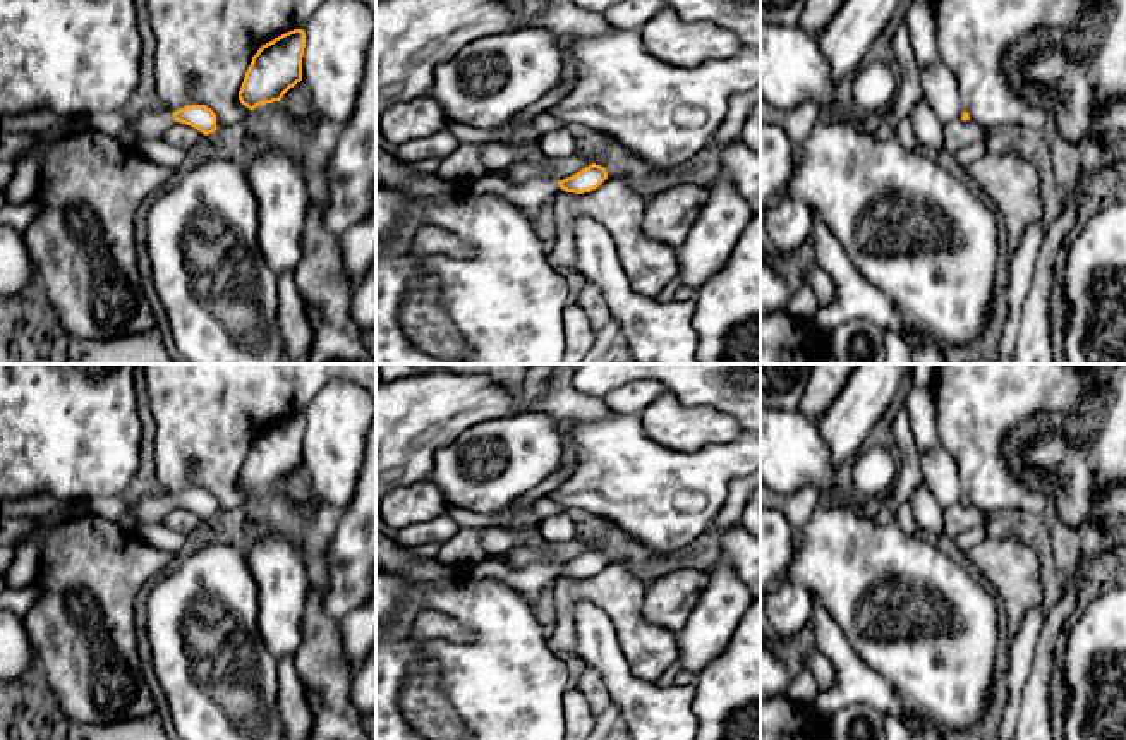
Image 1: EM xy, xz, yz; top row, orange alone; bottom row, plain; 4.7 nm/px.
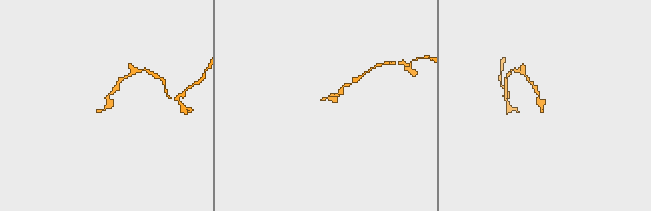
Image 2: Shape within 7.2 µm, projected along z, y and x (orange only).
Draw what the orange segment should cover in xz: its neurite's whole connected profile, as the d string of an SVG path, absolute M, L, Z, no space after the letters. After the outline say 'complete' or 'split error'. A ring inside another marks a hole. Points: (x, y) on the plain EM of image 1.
M592 548L563 565L532 563L524 568L513 568L501 558L487 556L486 560L472 565L470 572L479 579L489 577L506 584L536 610L542 589L553 584L560 573L566 577L584 579L597 573L606 563L606 553Z | split error

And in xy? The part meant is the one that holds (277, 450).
M304 414L288 415L263 429L245 457L239 484L249 494L280 486L302 465Z | complete

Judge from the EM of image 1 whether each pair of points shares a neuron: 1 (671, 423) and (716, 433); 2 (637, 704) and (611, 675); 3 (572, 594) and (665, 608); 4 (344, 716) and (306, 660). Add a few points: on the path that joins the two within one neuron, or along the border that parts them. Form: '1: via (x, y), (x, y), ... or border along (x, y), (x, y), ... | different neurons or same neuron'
1: via (682, 428), (706, 428) | same neuron
2: via (634, 697), (618, 682) | same neuron
3: border along (644, 588), (642, 613), (649, 620), (673, 630) | different neurons
4: via (330, 703), (326, 680), (320, 673) | same neuron

